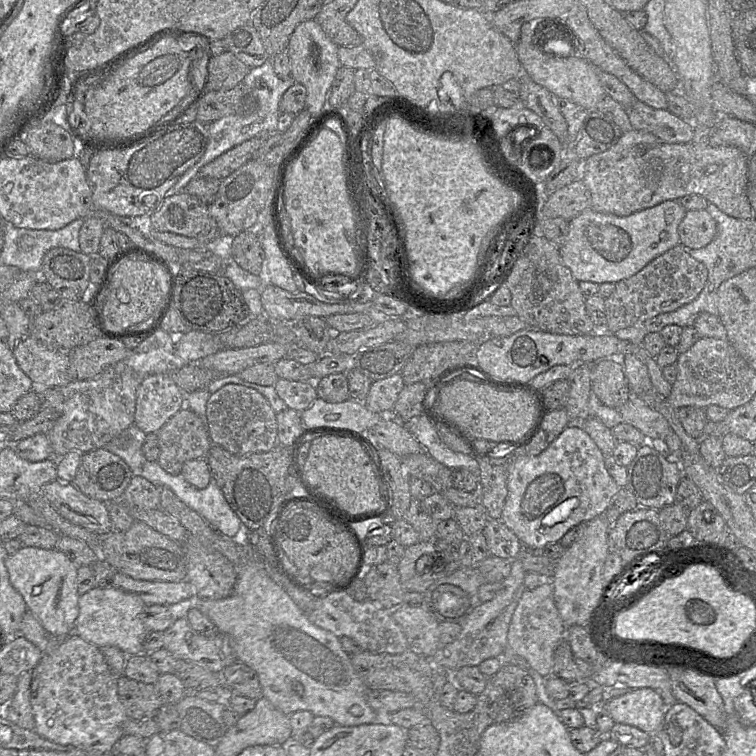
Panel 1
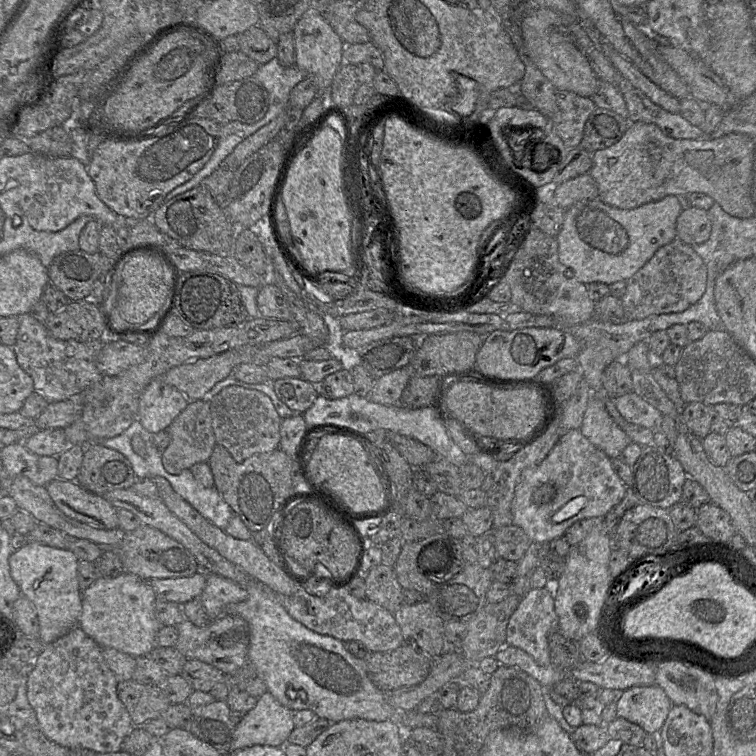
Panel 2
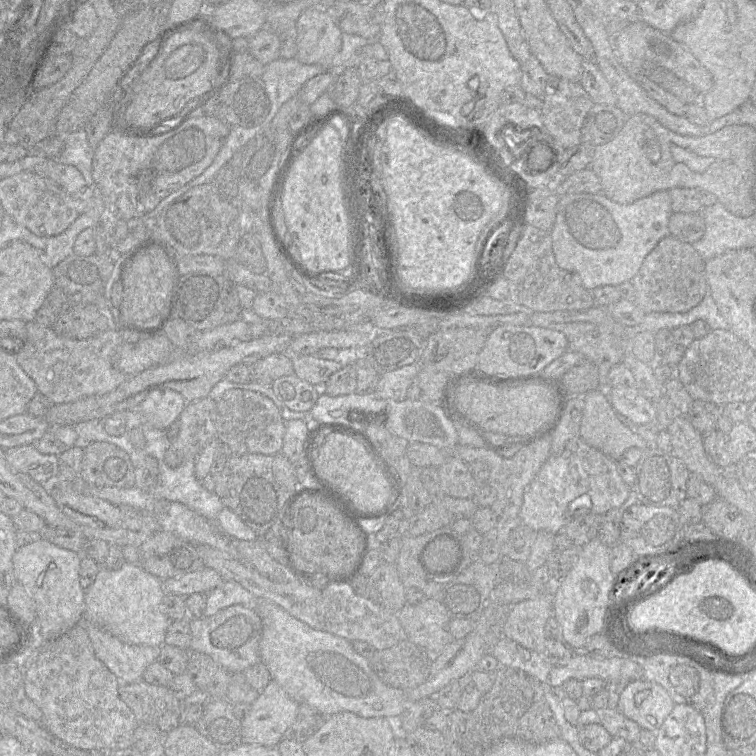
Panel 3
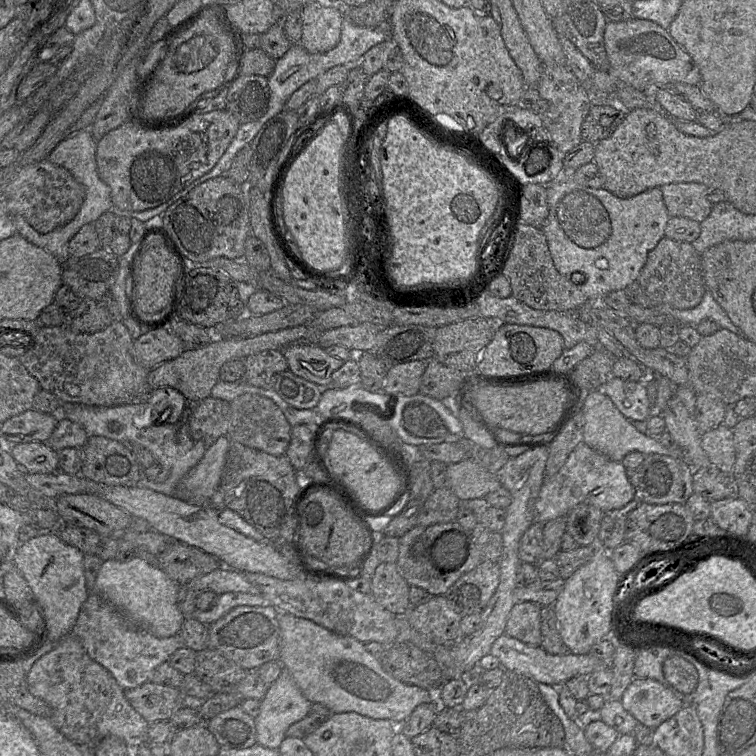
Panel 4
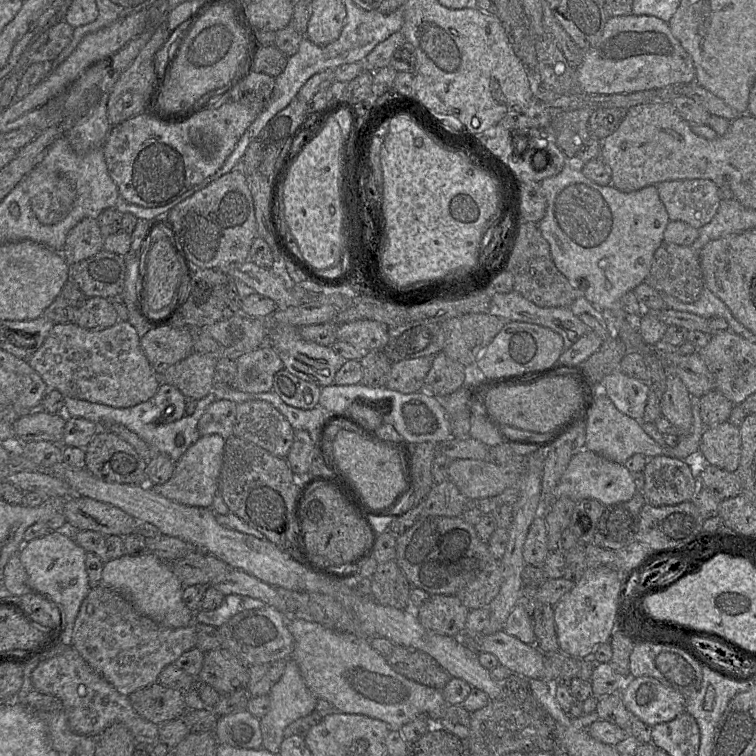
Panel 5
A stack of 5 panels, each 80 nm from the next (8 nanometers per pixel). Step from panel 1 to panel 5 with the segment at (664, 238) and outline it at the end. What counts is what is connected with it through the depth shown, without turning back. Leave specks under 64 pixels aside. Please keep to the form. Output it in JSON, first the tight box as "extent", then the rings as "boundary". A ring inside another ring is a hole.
{"extent":[538,158,670,313],"boundary":[[[567,158],[561,172],[540,182],[546,198],[546,213],[538,227],[550,245],[555,266],[576,290],[583,291],[583,297],[604,313],[624,313],[621,298],[646,281],[654,253],[664,241],[664,231],[670,219],[657,185],[622,192],[613,185],[601,186],[588,179],[582,173],[581,165]]]}

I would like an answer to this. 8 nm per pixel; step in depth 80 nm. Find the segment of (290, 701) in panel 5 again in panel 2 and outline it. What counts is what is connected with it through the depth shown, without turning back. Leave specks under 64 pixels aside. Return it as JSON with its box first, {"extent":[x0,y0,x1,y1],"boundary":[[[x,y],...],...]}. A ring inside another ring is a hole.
{"extent":[230,691,295,752],"boundary":[[[266,691],[255,707],[236,725],[230,752],[254,745],[284,747],[295,728],[294,712],[281,705]]]}

